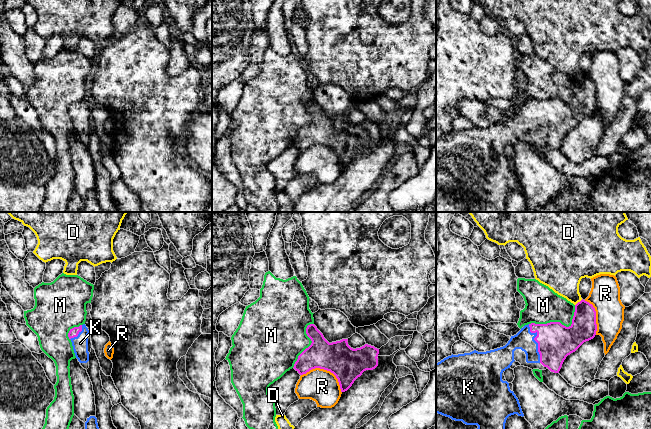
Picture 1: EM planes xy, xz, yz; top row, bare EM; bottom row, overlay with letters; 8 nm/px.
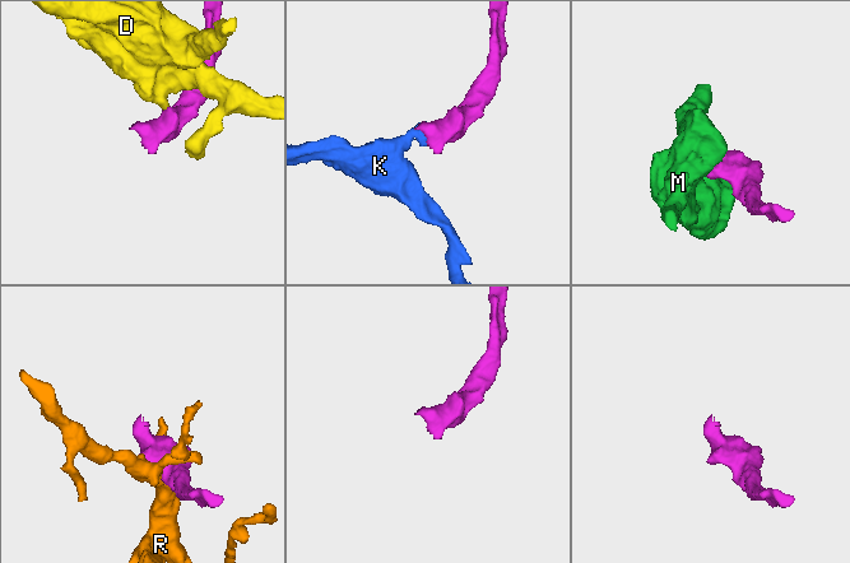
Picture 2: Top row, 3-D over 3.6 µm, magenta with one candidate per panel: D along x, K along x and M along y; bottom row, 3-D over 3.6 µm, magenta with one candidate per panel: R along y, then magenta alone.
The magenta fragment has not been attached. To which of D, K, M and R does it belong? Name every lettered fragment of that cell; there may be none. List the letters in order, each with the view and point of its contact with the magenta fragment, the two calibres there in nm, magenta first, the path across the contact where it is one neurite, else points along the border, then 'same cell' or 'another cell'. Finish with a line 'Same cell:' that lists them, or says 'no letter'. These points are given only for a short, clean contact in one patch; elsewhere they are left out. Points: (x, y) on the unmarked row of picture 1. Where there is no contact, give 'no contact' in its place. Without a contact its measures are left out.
D: yz (578, 78) | 200/280 nm | along yz (582, 75), (575, 81) | another cell
K: yz (536, 117) | 280/160 nm | across yz (555, 117), (536, 117), (524, 115) | same cell
M: yz (559, 98) | 280/280 nm | another cell
R: xz (326, 145) | 280/260 nm | another cell
Same cell: K

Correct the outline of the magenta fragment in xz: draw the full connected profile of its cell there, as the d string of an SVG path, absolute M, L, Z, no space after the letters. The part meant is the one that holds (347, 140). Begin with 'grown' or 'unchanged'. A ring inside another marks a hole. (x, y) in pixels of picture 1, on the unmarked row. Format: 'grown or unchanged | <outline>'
unchanged | M314 100L307 102L306 110L312 119L298 132L293 143L300 151L315 144L330 147L338 155L341 168L345 168L364 147L373 146L378 142L379 125L374 122L365 120L360 124L353 125L348 121L348 115L329 119Z

